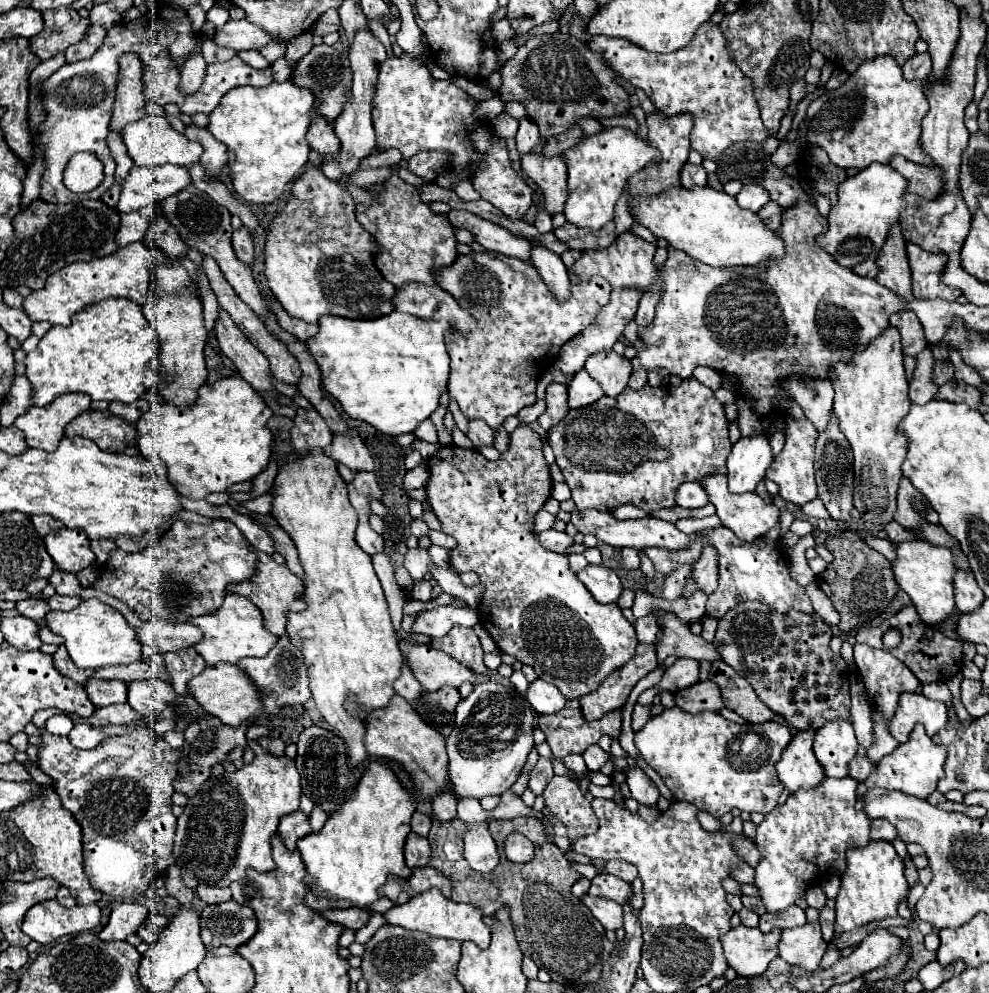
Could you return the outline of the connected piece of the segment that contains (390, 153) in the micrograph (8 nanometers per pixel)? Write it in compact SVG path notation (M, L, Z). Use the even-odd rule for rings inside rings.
M394 148L383 152L372 153L362 160L360 169L365 170L398 165L402 158L400 151Z

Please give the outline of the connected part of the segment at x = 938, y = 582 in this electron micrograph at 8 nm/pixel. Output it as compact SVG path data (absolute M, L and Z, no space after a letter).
M912 540L902 542L896 546L898 560L894 564L894 576L898 586L910 596L912 604L916 606L920 618L928 622L930 626L938 626L944 620L948 620L956 608L954 604L954 554L948 548L932 546L924 540Z

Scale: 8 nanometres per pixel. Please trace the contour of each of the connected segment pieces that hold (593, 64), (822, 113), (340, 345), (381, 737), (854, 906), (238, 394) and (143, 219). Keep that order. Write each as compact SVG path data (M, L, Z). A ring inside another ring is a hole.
M536 34L526 40L502 66L502 86L498 96L504 102L520 102L528 118L540 128L540 136L550 140L576 126L580 118L602 120L624 114L628 110L628 94L618 84L616 74L600 54L588 48L586 42L570 34Z
M878 56L864 62L840 88L812 100L806 112L808 142L822 146L840 168L864 170L872 162L888 164L894 154L922 166L934 166L920 146L920 122L928 114L926 94L930 90L930 80L906 80L894 58Z
M394 310L392 314L376 320L322 316L318 326L320 332L314 338L308 338L308 350L324 376L322 382L326 392L342 404L350 418L360 418L384 434L400 436L414 432L416 426L438 408L438 400L446 392L450 376L450 358L444 348L444 336L450 332L448 322L422 320L418 316Z
M396 694L386 708L374 710L368 716L370 718L366 718L364 746L370 756L398 762L412 778L418 798L434 798L442 792L454 794L452 782L448 778L446 740L432 726L422 722L420 714L402 696Z
M880 840L880 842L870 842L868 846L862 848L850 848L846 852L846 860L848 868L842 876L842 886L836 896L836 922L834 922L836 936L876 920L896 916L898 904L908 894L904 864L890 842Z
M240 376L222 378L214 384L204 384L198 390L198 400L192 406L170 406L170 404L152 404L150 410L138 422L138 448L140 452L154 462L162 460L168 468L170 482L186 498L204 498L210 492L224 492L230 484L246 482L256 478L266 470L272 456L274 432L268 428L268 420L274 416L270 406L262 396Z
M148 206L148 208L142 208L138 212L122 214L122 224L120 224L120 230L116 234L118 246L126 246L132 242L144 240L146 232L150 228L150 220L158 214L160 214L160 210L156 206Z

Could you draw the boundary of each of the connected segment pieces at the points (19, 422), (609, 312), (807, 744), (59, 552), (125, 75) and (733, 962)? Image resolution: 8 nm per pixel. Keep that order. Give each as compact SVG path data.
M64 394L48 406L32 406L26 414L16 418L14 426L24 432L30 448L52 452L64 438L66 424L86 412L90 402L88 394Z
M612 290L610 294L610 302L604 306L604 310L600 310L596 314L596 322L592 326L588 326L586 330L582 330L582 334L574 336L570 342L566 342L556 358L556 366L564 372L564 376L574 376L578 370L584 368L586 356L596 354L596 352L606 352L612 350L612 346L618 342L618 338L622 336L626 324L630 320L634 320L636 308L638 308L638 300L640 300L640 292L636 290Z
M804 730L794 736L790 746L784 750L780 762L776 764L776 772L784 788L794 794L800 788L818 786L824 780L822 764L816 760L812 744L814 730Z
M70 528L54 530L44 538L44 544L56 568L64 572L78 574L96 560L84 530L70 530Z
M124 54L120 58L120 84L114 102L114 114L110 130L122 134L126 124L146 116L146 98L142 92L142 64L136 54Z
M738 926L728 930L720 942L724 946L724 956L728 966L736 970L738 976L760 976L766 972L768 964L778 956L780 928L762 934L758 928Z

